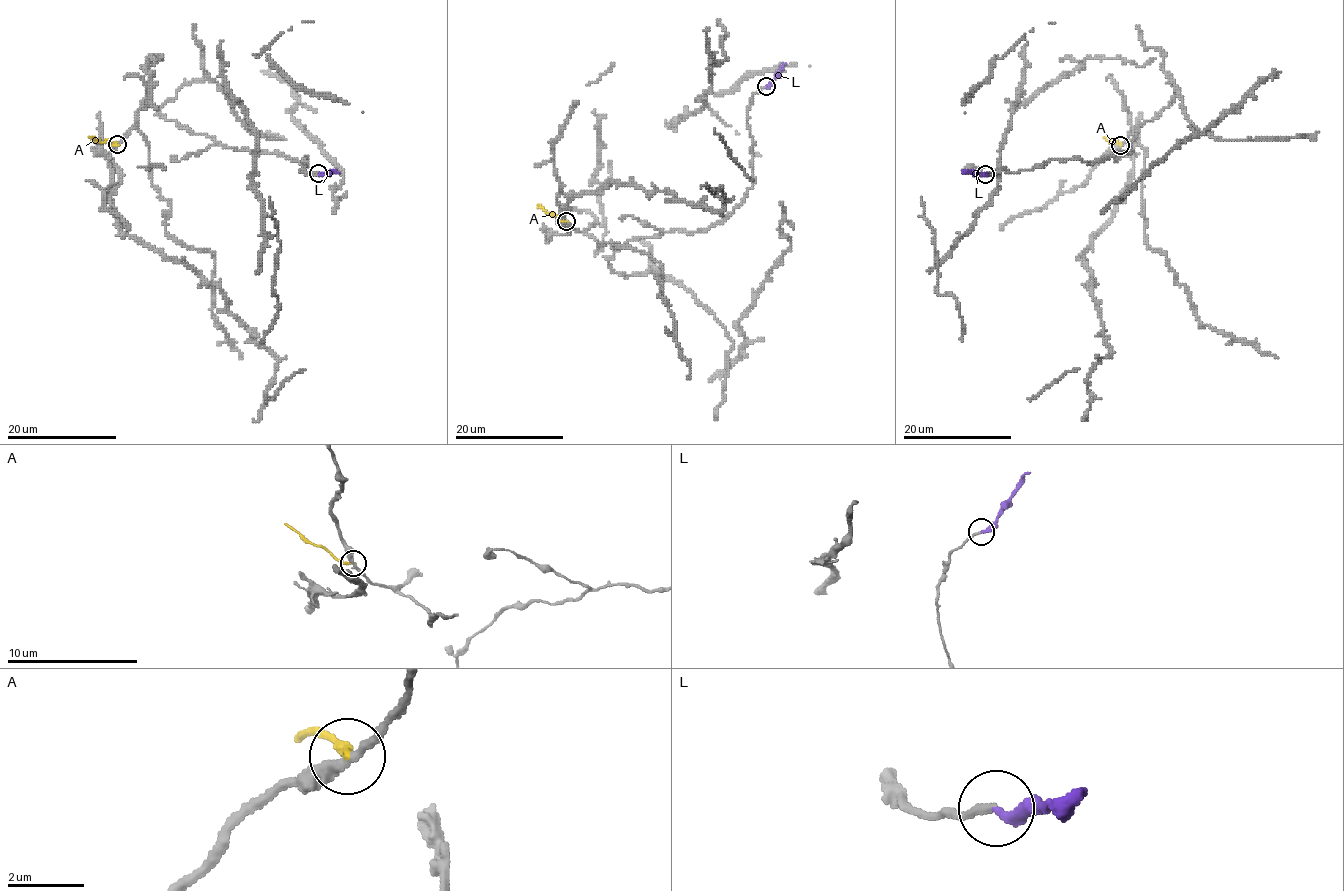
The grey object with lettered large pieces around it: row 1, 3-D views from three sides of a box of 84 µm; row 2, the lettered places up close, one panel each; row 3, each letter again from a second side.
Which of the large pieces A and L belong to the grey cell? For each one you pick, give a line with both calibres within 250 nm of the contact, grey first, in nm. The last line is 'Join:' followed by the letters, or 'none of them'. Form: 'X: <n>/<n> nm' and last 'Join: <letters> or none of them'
L: 190/320 nm
Join: L

